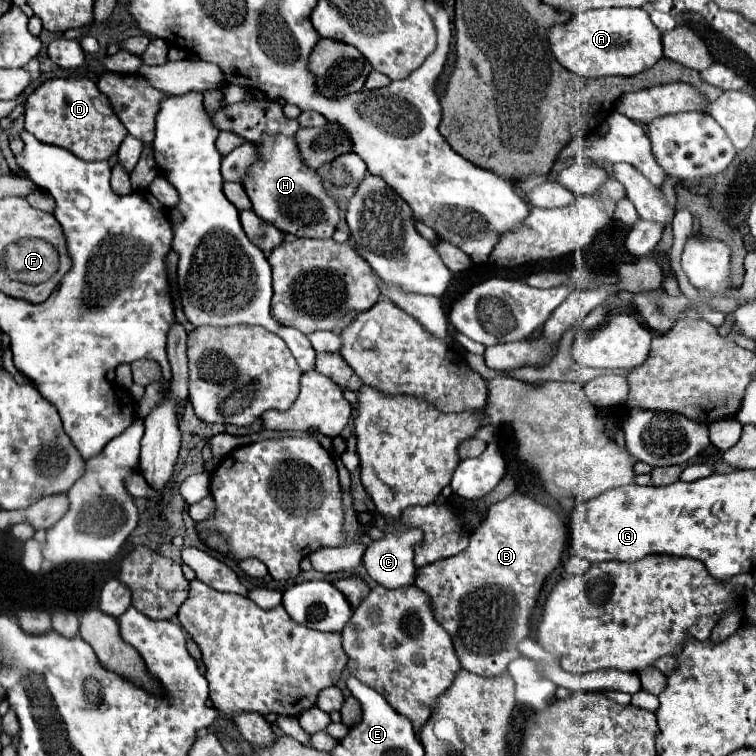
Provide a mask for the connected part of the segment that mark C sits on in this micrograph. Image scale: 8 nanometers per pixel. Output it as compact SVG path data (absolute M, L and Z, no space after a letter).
M396 526L384 528L384 538L374 540L364 554L364 566L380 586L404 588L412 586L416 578L414 544L422 540L418 528L396 530Z

